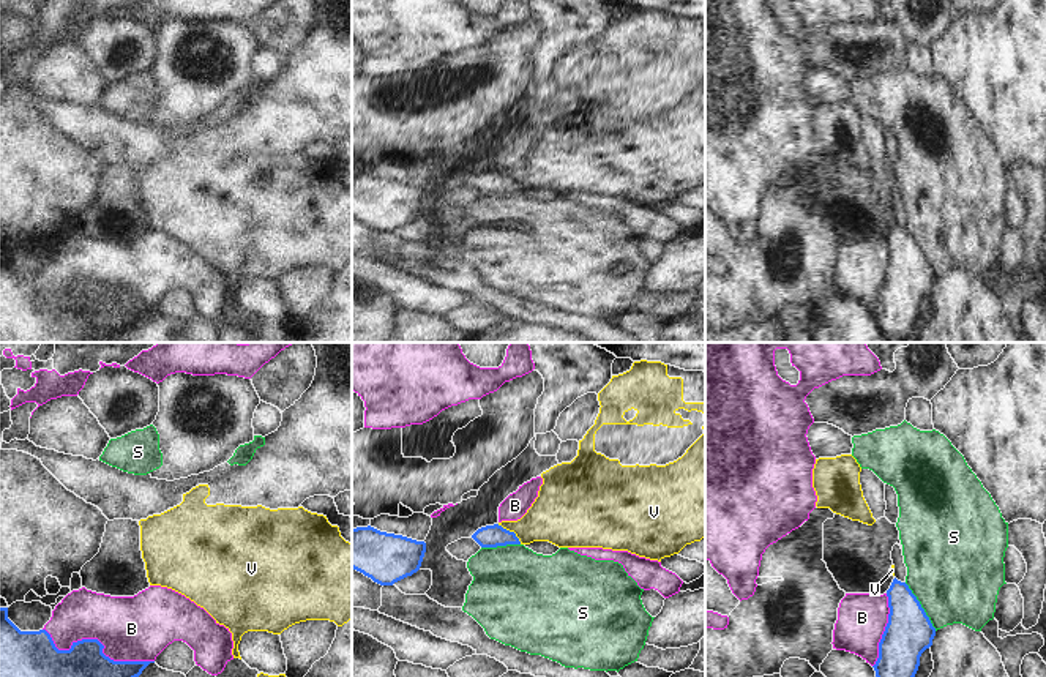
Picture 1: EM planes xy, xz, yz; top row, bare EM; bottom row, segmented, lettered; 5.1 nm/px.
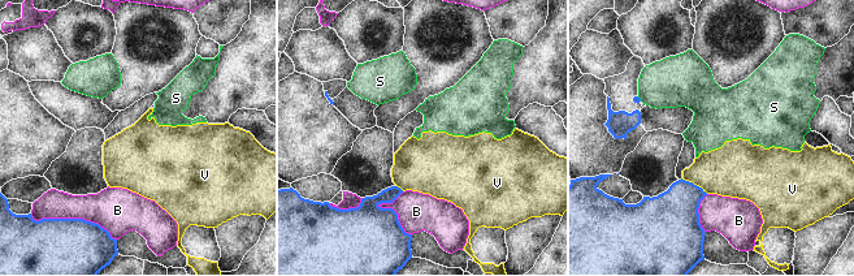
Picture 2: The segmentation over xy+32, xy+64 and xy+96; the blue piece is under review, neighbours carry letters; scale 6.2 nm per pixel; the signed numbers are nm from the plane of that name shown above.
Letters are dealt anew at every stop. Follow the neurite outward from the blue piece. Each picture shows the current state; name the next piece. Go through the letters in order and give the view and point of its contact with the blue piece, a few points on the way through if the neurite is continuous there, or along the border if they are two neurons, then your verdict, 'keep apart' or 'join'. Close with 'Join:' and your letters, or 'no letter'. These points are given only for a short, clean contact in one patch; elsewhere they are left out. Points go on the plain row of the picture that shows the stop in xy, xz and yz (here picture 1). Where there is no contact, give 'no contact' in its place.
B: contact xy (100, 289); keep apart
S: contact yz (920, 253); border yz (904, 229), (936, 276); keep apart
V: contact xz (511, 179); border xz (497, 171), (511, 177), (521, 190); keep apart
Join: no letter

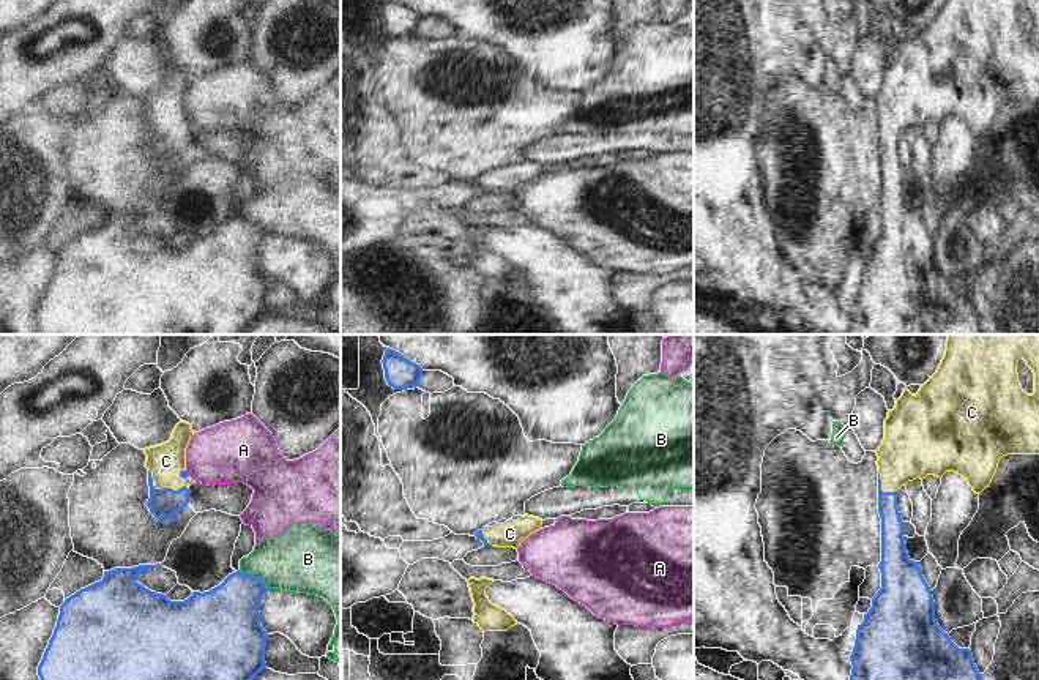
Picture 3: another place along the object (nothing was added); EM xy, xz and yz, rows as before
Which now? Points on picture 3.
A: contact xy (188, 120); border xy (185, 117), (189, 122); keep apart
B: contact xy (253, 223); border xy (238, 216), (262, 226), (270, 234); keep apart
C: contact yz (880, 134); way yz (891, 169), (888, 142), (880, 134), (910, 97); join
Join: C

